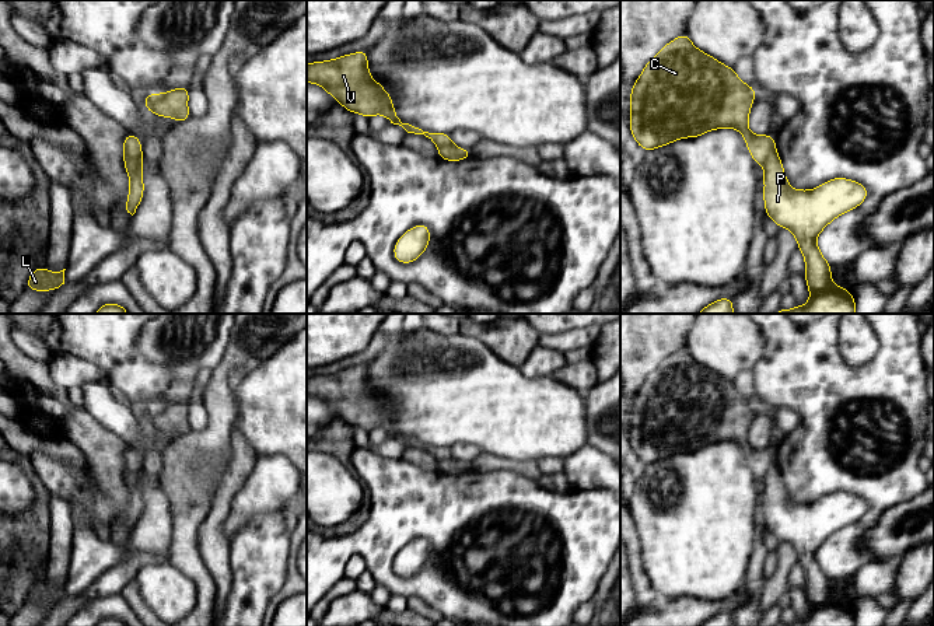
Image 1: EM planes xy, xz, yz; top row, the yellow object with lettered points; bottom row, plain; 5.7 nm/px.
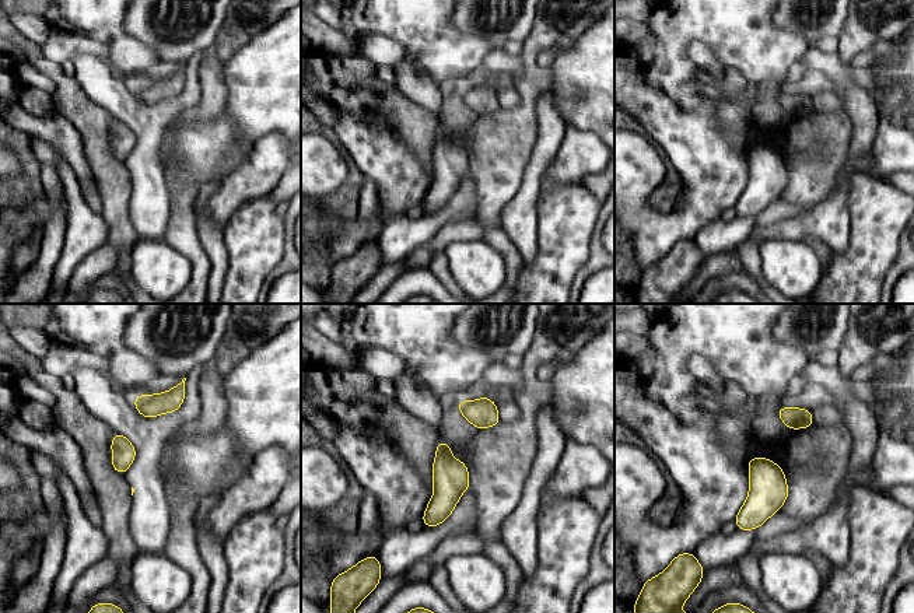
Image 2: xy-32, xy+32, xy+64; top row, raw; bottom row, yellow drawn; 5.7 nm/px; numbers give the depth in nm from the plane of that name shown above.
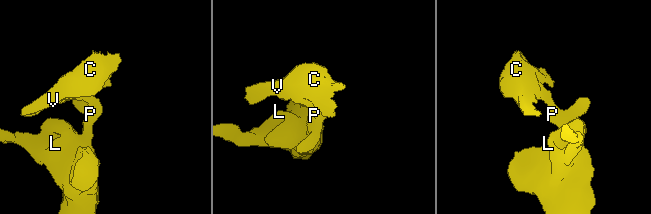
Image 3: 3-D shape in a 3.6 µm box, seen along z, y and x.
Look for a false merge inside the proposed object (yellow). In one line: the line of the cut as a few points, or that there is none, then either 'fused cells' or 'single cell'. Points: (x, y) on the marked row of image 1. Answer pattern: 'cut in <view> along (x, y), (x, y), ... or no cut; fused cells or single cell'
cut in xy along (140, 154), (125, 165); fused cells

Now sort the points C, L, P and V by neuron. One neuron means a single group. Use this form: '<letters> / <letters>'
C V / L P

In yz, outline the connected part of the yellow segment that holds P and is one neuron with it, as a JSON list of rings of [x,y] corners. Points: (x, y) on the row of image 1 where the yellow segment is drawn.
[[[773,151],[765,161],[765,209],[766,214],[779,225],[793,231],[798,248],[805,258],[805,281],[811,291],[811,300],[804,307],[793,309],[779,308],[774,314],[856,314],[856,302],[847,288],[832,284],[830,265],[816,246],[818,234],[837,216],[860,206],[868,190],[864,185],[846,178],[830,179],[812,190],[797,190],[788,186],[780,155]]]

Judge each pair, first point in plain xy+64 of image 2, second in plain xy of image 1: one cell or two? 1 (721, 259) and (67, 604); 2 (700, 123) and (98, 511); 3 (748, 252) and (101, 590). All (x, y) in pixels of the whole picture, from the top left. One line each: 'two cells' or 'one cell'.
1: one cell
2: one cell
3: two cells

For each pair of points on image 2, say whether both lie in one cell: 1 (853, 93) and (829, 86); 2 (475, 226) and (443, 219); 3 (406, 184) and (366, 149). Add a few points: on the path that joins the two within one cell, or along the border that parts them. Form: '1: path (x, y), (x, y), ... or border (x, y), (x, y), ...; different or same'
1: border (805, 70), (819, 70), (836, 84); different
2: border (476, 217), (468, 221), (447, 223), (434, 233); different
3: path (396, 174), (375, 153); same

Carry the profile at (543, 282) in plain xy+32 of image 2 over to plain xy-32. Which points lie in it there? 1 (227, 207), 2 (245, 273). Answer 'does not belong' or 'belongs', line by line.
1: does not belong
2: belongs

